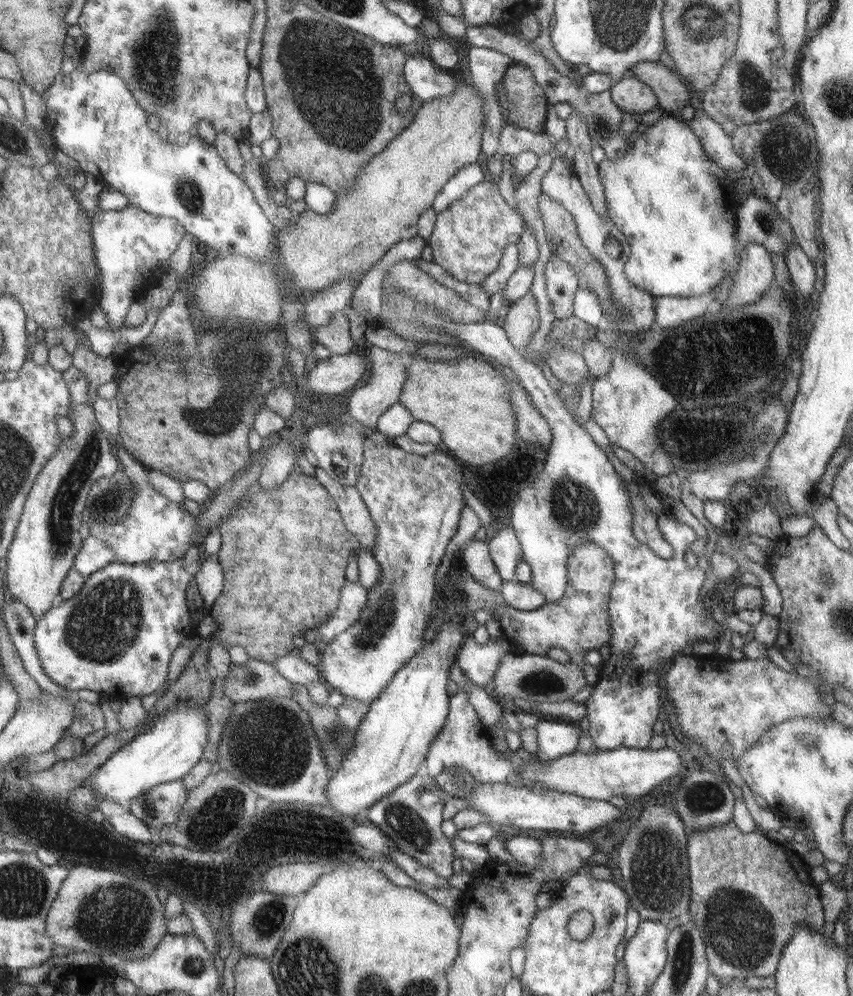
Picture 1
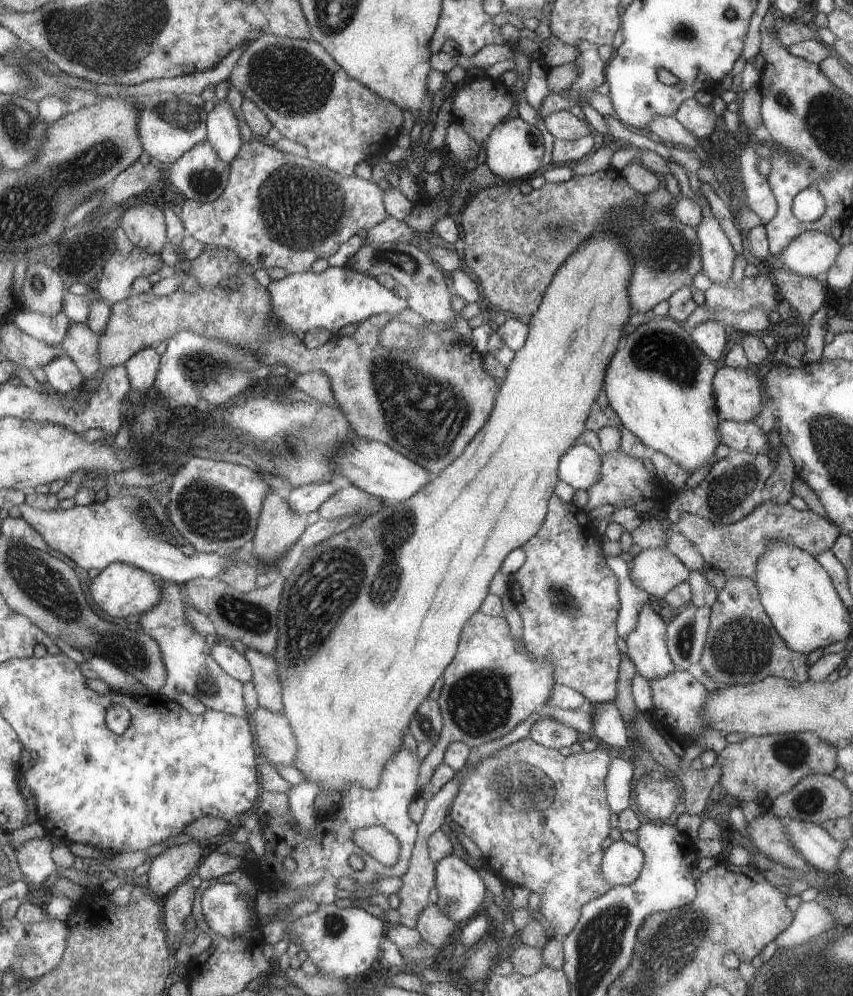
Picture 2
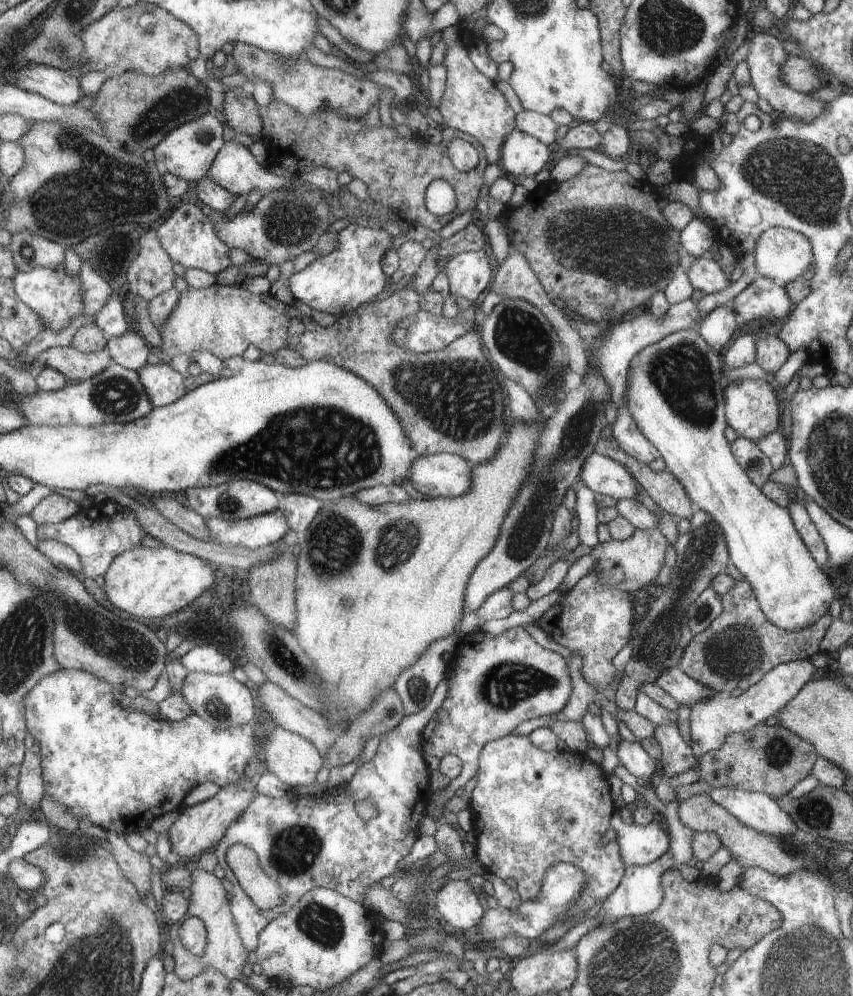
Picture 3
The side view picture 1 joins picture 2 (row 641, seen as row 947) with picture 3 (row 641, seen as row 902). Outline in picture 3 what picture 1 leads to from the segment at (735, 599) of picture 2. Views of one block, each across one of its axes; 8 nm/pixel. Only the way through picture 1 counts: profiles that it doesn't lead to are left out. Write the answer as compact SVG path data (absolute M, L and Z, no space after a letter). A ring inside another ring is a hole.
M746 580L736 582L730 591L721 597L722 614L700 634L696 634L692 642L689 642L688 649L684 652L680 664L677 668L689 678L696 680L700 685L707 687L714 693L722 691L731 692L740 688L740 690L749 690L755 686L770 670L783 663L791 661L810 659L814 654L820 652L820 643L826 632L832 624L832 616L826 614L821 621L813 626L802 628L802 630L783 630L770 622L765 612L761 610L761 604L754 594L753 586Z

